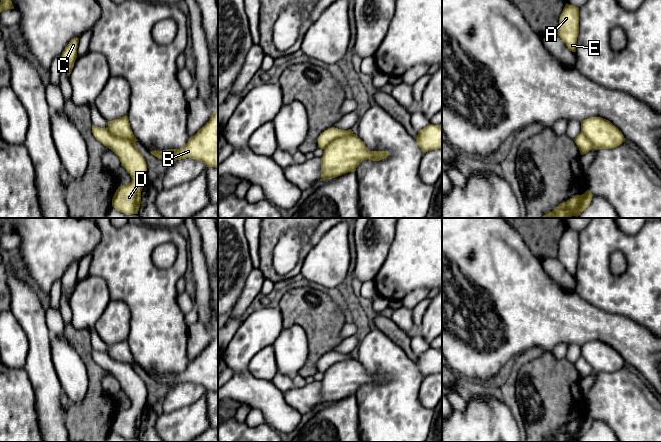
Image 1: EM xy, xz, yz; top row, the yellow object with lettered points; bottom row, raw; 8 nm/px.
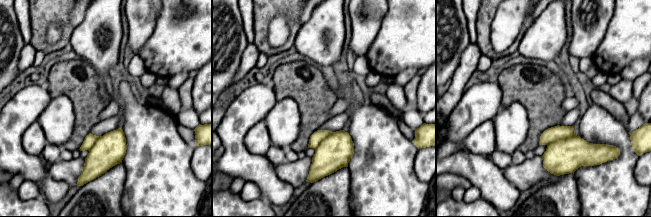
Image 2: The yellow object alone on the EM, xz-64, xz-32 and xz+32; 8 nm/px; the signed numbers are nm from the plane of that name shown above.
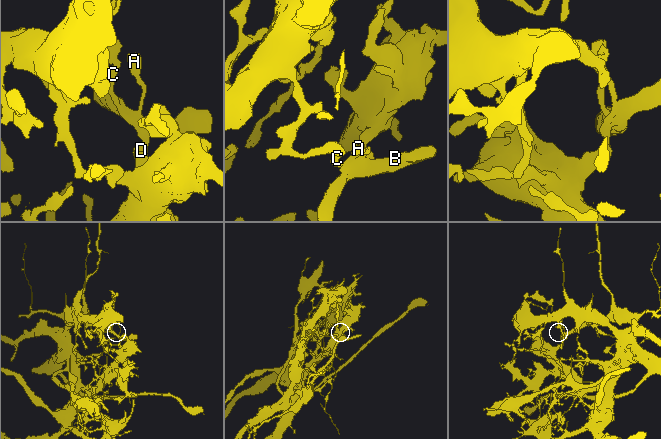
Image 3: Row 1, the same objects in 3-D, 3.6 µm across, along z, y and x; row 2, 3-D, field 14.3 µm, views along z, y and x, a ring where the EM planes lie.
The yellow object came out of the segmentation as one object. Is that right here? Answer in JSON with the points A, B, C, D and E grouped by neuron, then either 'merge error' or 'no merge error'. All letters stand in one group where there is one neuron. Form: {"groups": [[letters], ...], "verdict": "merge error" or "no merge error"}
{"groups": [["A", "B", "E"], ["C", "D"]], "verdict": "merge error"}

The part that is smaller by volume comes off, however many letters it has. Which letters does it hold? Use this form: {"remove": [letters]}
{"remove": ["A", "B", "E"]}

